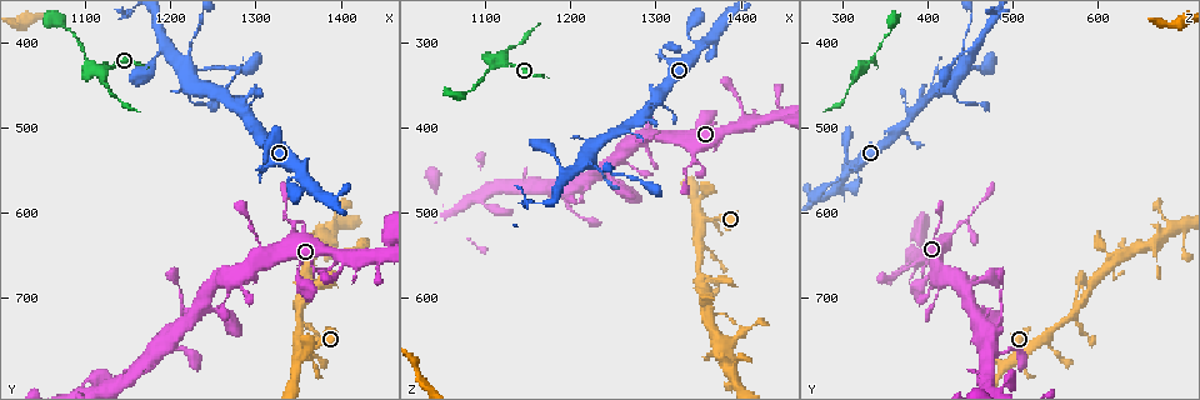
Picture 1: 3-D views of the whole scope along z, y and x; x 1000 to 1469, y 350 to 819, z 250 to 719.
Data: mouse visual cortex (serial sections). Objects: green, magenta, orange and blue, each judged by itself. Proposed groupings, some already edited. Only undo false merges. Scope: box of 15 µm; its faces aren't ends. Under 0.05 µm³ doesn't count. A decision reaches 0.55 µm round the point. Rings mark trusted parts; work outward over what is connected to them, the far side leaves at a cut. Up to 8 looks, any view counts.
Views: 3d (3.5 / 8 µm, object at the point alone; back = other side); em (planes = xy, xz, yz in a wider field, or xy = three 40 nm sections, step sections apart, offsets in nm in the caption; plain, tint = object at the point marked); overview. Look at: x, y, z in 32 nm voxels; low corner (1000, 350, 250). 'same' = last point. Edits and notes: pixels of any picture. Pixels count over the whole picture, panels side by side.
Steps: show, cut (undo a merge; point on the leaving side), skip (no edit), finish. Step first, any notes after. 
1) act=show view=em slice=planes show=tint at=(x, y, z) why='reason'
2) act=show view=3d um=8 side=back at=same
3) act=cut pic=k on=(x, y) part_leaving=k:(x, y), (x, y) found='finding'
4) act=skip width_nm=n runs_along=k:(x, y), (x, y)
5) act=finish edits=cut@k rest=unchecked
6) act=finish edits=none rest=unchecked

act=show view=3d um=3.5 at=(1120, 435, 325) why='thick turns thin'

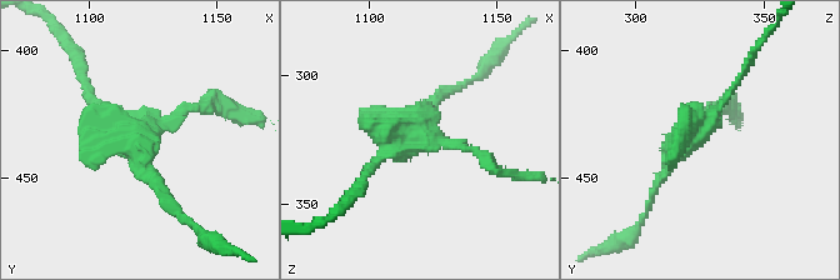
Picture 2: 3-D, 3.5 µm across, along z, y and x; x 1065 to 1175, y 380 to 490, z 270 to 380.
act=show view=em slice=planes show=tint at=(1117, 431, 321)

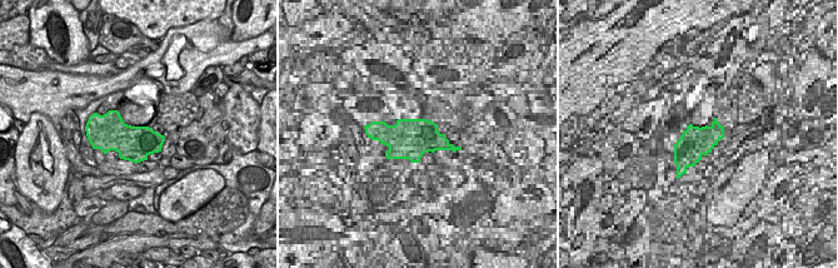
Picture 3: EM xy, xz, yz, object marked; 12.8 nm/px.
act=cut pic=2 on=(170, 200) part_leaving=2:(395, 144), (349, 201) found='two cells meet here'

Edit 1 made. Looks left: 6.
act=show view=overview

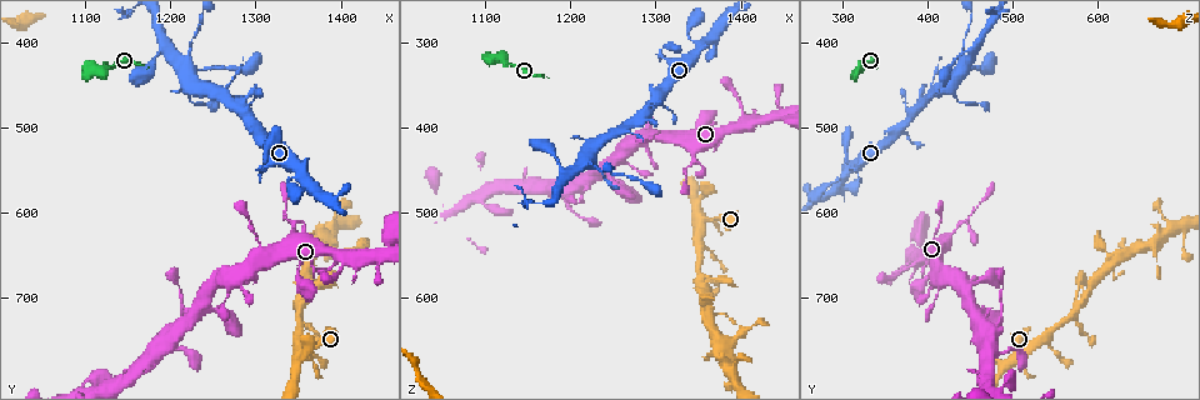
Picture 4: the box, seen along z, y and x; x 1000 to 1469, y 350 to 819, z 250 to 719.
act=show view=3d um=3.5 at=(1230, 430, 445)

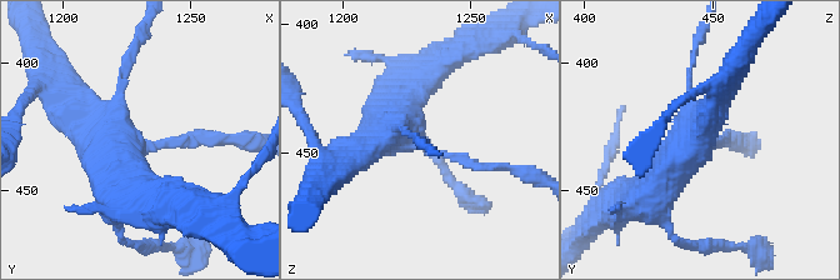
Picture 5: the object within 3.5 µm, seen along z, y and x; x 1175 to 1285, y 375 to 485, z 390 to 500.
act=show view=em slice=xy step=5 show=tint at=(1228, 433, 445) arms=4 arm_widths_nm=100,150,350,400 why='need the tissue'

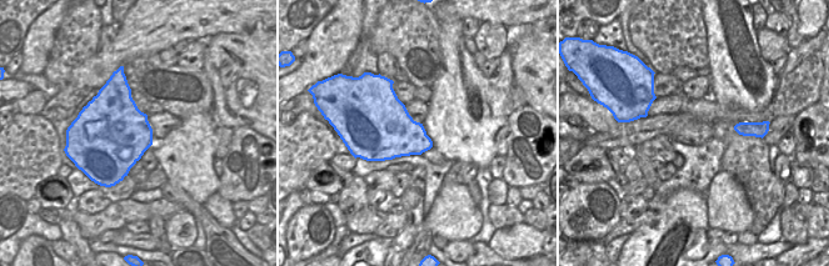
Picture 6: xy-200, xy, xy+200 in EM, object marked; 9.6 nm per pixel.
act=skip runs_along=5:(634, 194), (660, 183), (726, 86) found='continuous, no second cell'

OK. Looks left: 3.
act=show view=em slice=xy step=5 show=tint at=(1345, 610, 435) why='calibre changes'

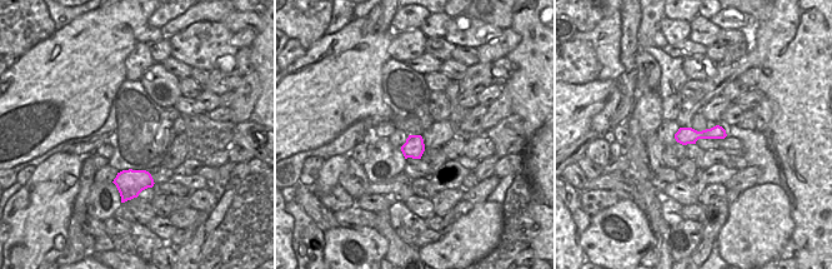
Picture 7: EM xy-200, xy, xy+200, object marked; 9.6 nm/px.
act=show view=3d um=3.5 at=same

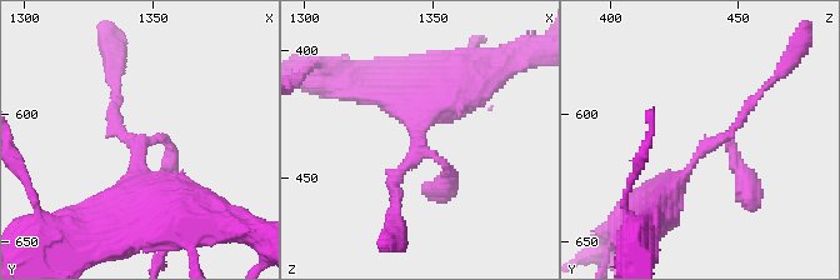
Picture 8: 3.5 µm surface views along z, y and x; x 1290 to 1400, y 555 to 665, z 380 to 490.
act=skip runs_along=7:(722, 133), (678, 138) found='one cell here'

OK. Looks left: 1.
act=finish edits=cut@2 rest=unchecked

